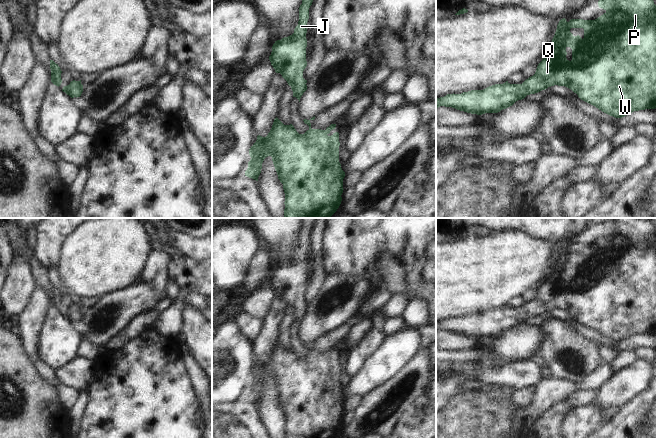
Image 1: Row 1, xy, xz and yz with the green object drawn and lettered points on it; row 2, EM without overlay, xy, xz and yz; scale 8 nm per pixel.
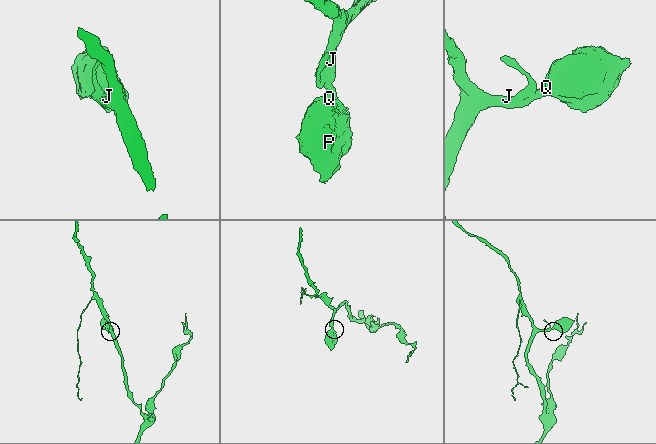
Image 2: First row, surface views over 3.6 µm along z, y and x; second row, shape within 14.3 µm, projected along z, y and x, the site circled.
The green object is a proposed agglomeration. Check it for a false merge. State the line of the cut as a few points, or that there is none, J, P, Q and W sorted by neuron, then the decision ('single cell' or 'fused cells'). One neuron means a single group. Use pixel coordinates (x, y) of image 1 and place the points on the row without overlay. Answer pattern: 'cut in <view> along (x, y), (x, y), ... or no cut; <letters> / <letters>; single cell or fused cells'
no cut; J P Q W; single cell

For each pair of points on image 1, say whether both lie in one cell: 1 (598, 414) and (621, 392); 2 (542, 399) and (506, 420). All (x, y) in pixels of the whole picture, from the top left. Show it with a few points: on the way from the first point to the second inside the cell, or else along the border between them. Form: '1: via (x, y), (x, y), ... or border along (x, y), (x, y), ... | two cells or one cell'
1: border along (593, 402), (603, 408), (610, 408), (614, 411) | two cells
2: border along (517, 410), (512, 427) | two cells

